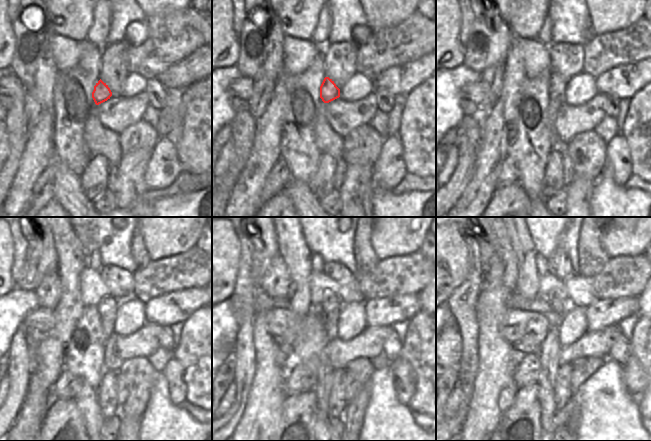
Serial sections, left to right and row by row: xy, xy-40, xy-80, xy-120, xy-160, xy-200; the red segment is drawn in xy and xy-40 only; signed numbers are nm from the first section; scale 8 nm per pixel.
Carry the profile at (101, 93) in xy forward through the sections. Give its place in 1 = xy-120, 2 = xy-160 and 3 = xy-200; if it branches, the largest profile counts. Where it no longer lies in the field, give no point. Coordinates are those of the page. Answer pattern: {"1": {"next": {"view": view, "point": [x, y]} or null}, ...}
{"1": {"next": {"view": "xy-120", "point": [108, 306]}}, "2": {"next": {"view": "xy-160", "point": [328, 289]}}, "3": {"next": {"view": "xy-200", "point": [554, 290]}}}

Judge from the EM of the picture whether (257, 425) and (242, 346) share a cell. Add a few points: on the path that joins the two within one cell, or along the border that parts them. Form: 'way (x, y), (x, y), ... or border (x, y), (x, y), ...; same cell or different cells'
border (256, 364), (254, 379), (244, 410); different cells

